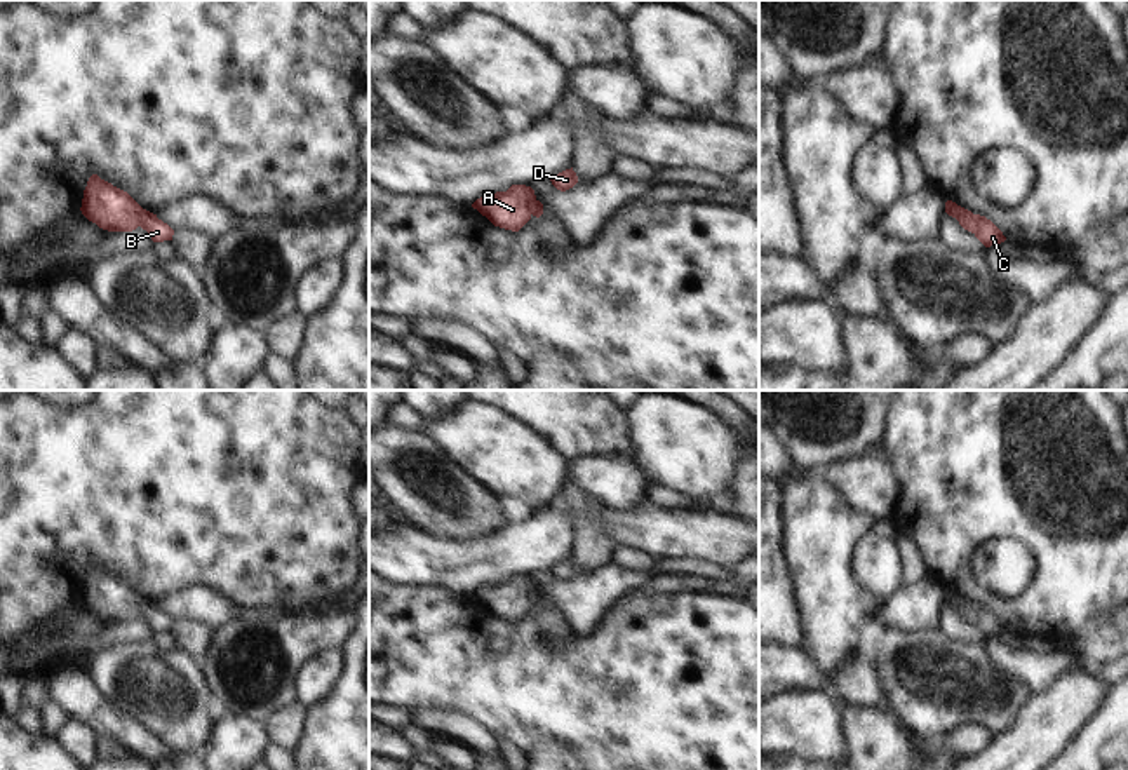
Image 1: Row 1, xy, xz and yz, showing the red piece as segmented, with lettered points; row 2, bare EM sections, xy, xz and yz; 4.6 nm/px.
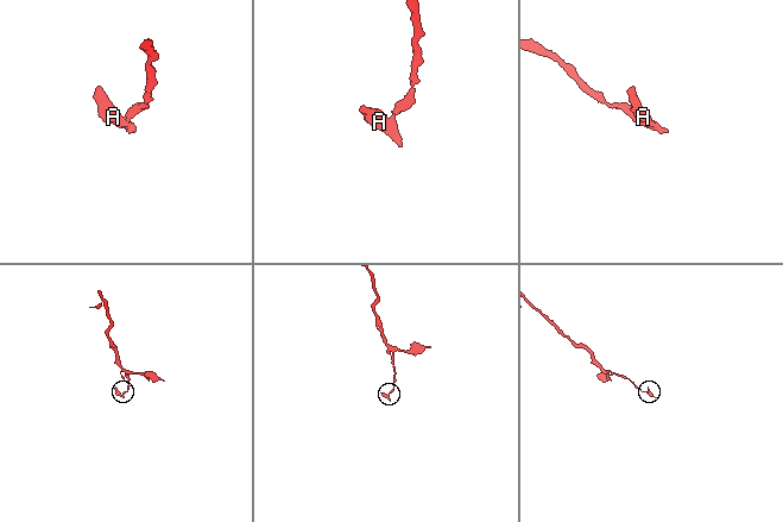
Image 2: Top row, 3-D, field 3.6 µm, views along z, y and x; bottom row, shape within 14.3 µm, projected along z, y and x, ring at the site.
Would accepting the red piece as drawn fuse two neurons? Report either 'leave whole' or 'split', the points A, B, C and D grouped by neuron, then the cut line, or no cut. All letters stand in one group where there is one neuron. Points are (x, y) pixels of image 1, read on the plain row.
leave whole; A B C D; no cut

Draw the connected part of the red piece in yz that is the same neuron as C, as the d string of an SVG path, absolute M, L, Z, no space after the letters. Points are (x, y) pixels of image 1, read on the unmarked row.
M952 591L945 592L945 603L956 608L959 615L971 622L985 638L999 636L1006 631L1003 622L990 610L980 605L973 605Z

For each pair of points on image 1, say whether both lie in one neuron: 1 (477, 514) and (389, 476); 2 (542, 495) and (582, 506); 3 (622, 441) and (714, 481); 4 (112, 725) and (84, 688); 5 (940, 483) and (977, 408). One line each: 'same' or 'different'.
1: same
2: different
3: different
4: same
5: same

